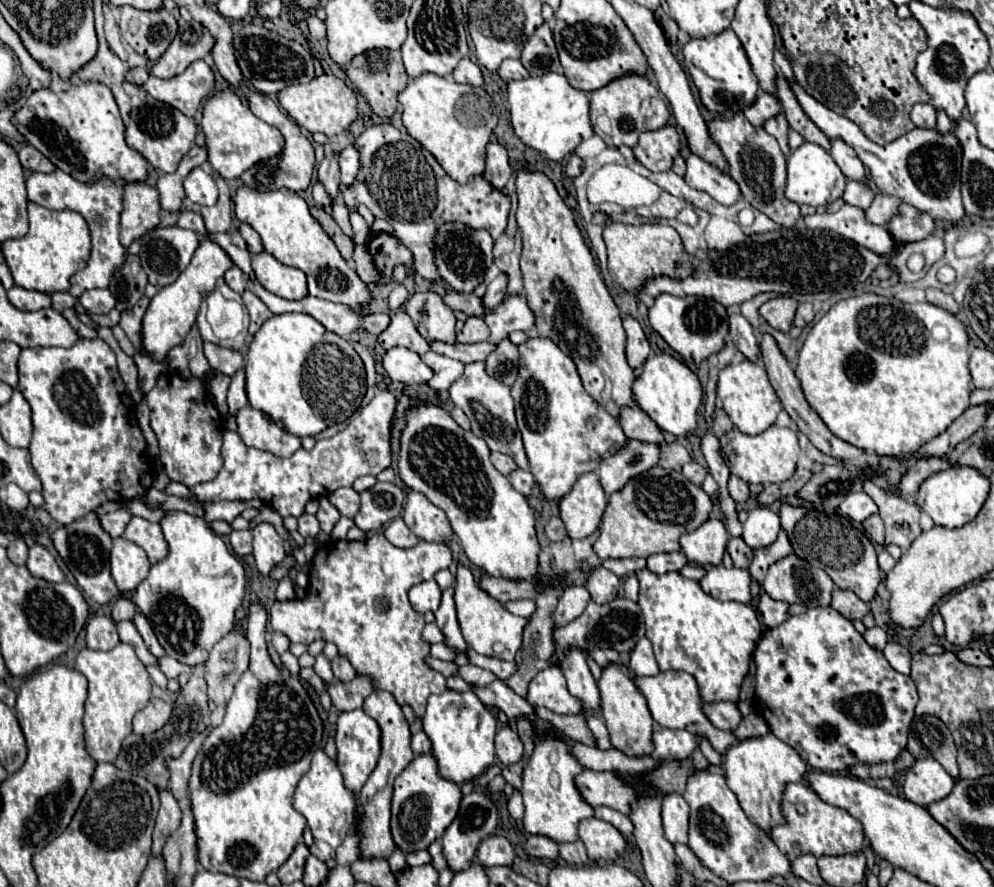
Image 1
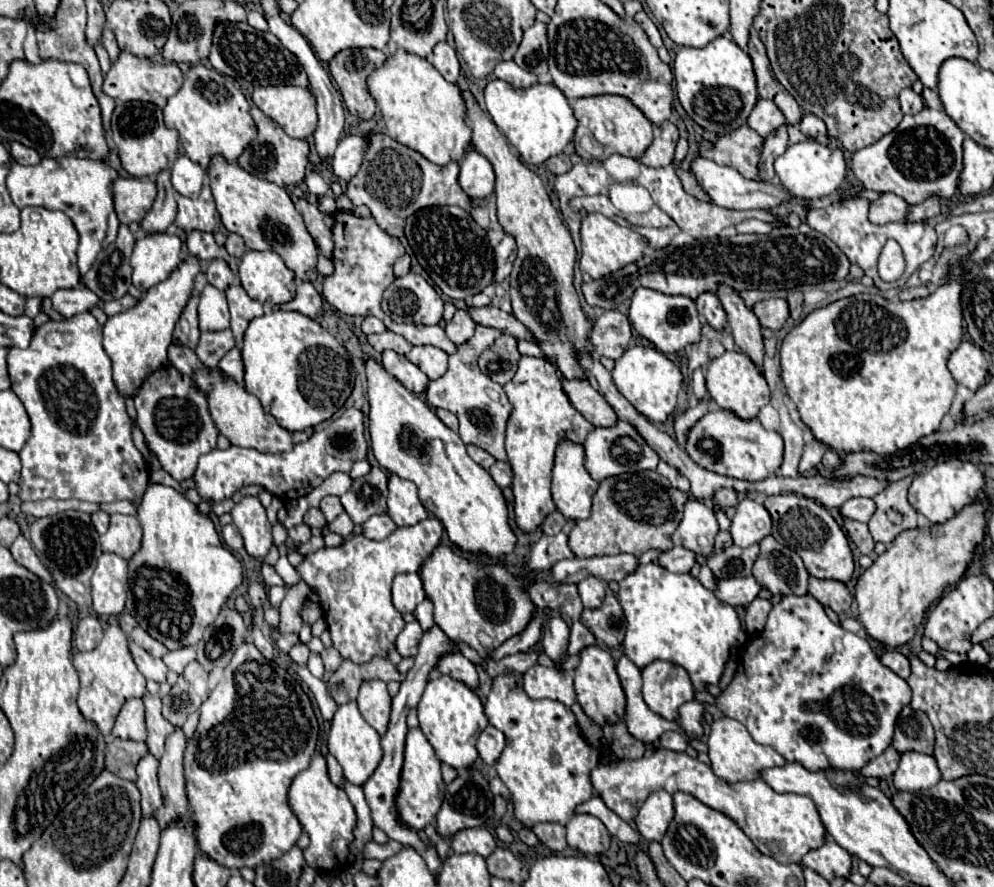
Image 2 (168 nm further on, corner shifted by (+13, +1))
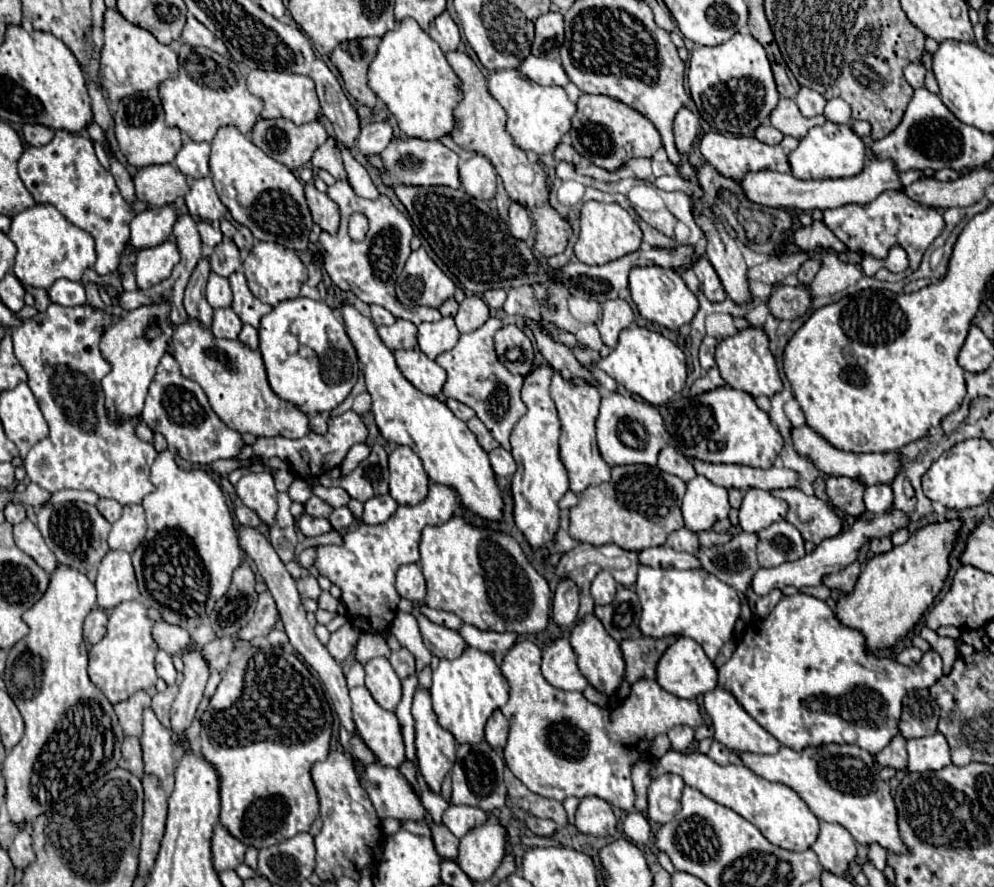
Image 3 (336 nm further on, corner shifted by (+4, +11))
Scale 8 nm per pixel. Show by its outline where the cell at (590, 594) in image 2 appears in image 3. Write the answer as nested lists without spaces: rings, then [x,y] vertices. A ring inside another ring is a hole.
[[[601,571],[593,583],[591,583],[591,595],[595,599],[595,605],[609,605],[617,593],[617,583],[611,573]]]

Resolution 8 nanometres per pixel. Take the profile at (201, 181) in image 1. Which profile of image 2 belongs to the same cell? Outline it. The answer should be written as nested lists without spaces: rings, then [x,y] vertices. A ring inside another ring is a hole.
[[[178,157],[178,161],[172,167],[172,185],[174,189],[190,199],[196,199],[202,191],[202,179],[204,179],[204,169],[190,161],[188,157]]]

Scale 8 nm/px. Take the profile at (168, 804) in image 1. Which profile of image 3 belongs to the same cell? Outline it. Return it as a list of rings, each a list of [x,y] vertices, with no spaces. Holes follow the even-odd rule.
[[[151,707],[143,713],[143,733],[141,733],[145,773],[155,773],[163,783],[165,775],[173,775],[175,757],[171,743],[171,729],[167,729],[155,715]]]

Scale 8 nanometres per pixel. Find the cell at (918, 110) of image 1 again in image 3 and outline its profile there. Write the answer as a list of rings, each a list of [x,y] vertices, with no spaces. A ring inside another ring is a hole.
[[[909,63],[905,69],[905,79],[913,89],[919,89],[919,87],[923,87],[925,73],[927,73],[927,69],[921,63]]]

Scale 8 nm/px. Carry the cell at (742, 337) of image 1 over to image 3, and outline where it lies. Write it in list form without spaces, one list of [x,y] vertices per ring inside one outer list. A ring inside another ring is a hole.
[[[699,257],[695,263],[693,263],[693,271],[703,287],[703,293],[709,301],[723,301],[725,299],[725,289],[713,269],[713,265],[709,265],[709,259],[707,257]]]

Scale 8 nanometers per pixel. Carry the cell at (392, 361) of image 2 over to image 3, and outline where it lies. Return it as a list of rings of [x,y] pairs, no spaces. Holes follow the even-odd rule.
[[[419,349],[413,351],[397,351],[395,361],[401,369],[401,373],[407,377],[409,383],[413,383],[421,393],[425,395],[439,395],[439,391],[445,385],[445,371],[429,359]]]

